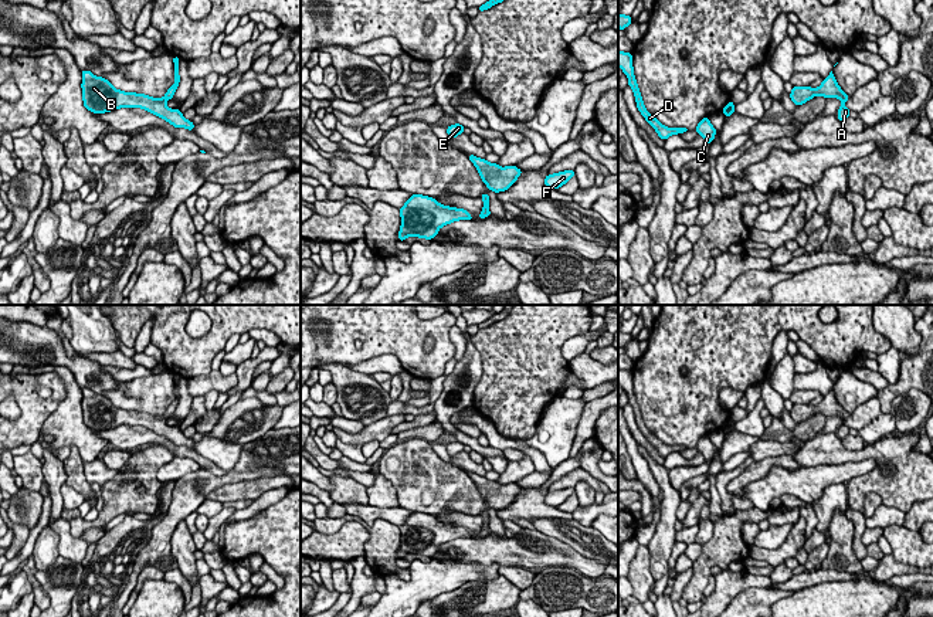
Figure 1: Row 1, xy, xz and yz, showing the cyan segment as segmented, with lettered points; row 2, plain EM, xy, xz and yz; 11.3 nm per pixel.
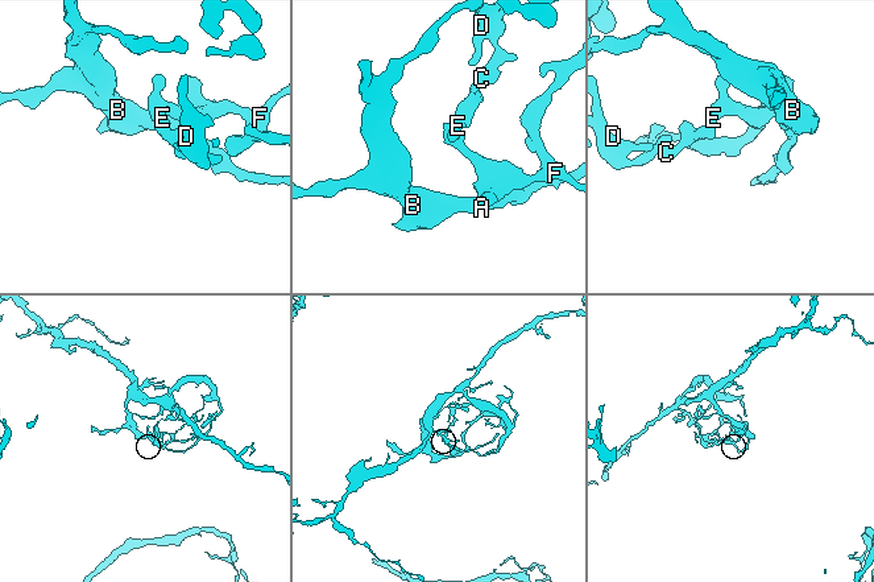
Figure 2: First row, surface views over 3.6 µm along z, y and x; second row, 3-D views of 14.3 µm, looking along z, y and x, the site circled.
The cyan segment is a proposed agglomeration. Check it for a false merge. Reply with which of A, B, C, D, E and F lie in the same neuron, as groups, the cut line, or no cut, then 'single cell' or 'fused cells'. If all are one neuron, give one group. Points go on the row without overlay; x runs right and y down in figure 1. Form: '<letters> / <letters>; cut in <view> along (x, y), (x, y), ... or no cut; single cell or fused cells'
A B C D E F; no cut; single cell

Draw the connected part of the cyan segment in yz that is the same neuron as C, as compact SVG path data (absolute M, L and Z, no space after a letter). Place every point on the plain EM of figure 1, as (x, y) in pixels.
M708 434L700 437L700 440L696 444L696 450L703 454L706 461L712 461L715 452L717 451Z

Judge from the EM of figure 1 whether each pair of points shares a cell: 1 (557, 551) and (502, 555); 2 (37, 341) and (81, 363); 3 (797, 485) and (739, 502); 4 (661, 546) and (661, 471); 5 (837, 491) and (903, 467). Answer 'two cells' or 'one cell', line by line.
1: one cell
2: one cell
3: two cells
4: one cell
5: two cells

